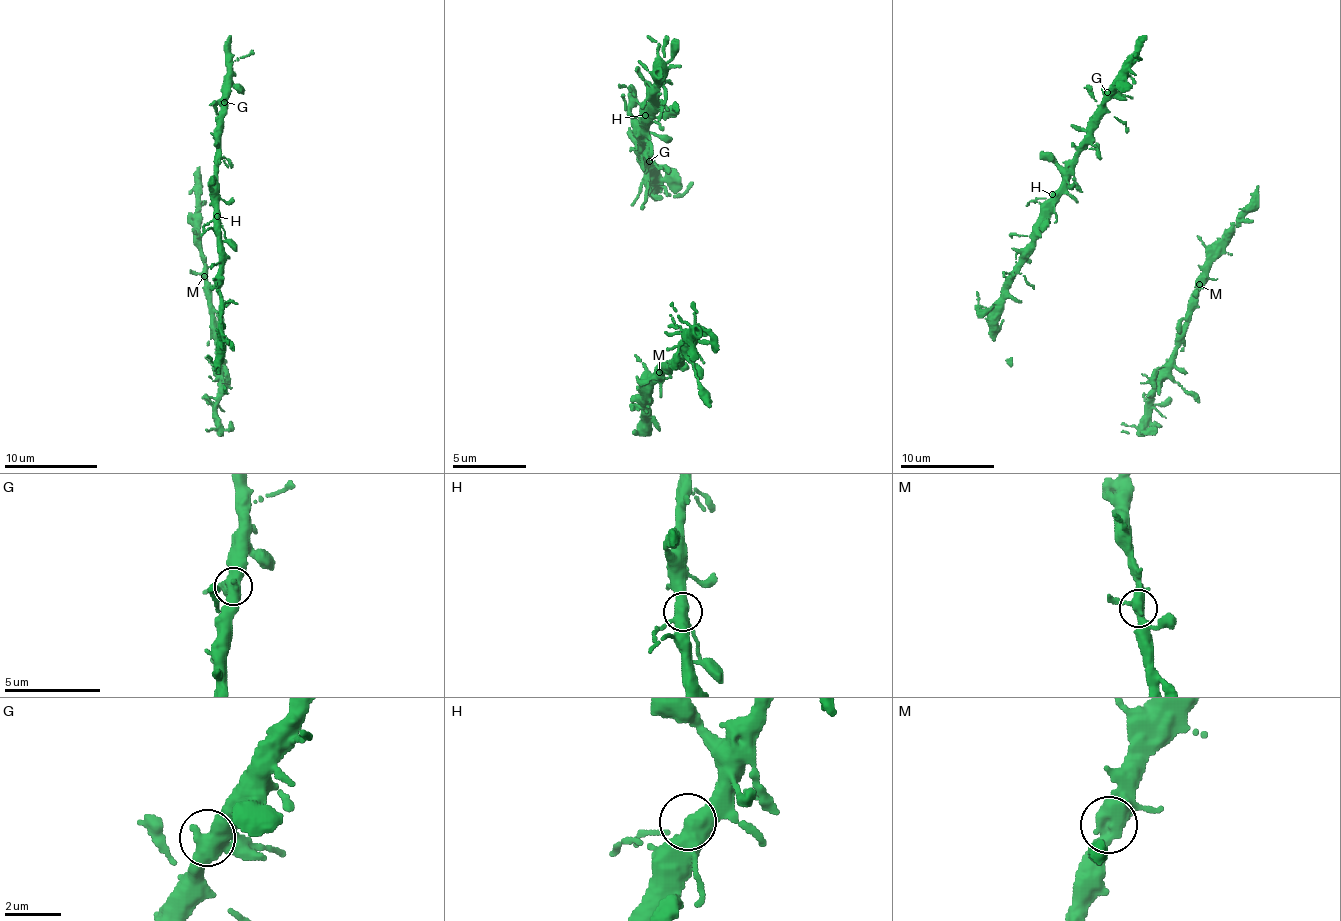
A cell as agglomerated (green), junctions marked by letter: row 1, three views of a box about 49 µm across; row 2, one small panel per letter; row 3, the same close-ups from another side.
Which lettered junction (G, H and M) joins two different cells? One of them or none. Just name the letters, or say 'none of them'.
none of them

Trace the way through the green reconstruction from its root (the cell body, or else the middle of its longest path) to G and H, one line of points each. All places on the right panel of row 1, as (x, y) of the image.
G: (1080, 190), (1073, 176), (1073, 158), (1078, 146), (1090, 134), (1090, 118), (1107, 92)
H: (1080, 190), (1068, 178), (1052, 194)

